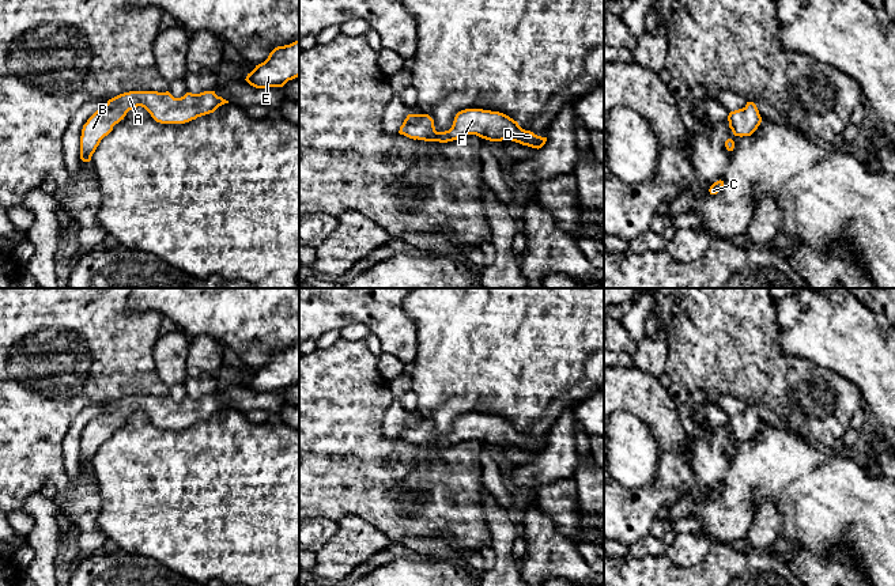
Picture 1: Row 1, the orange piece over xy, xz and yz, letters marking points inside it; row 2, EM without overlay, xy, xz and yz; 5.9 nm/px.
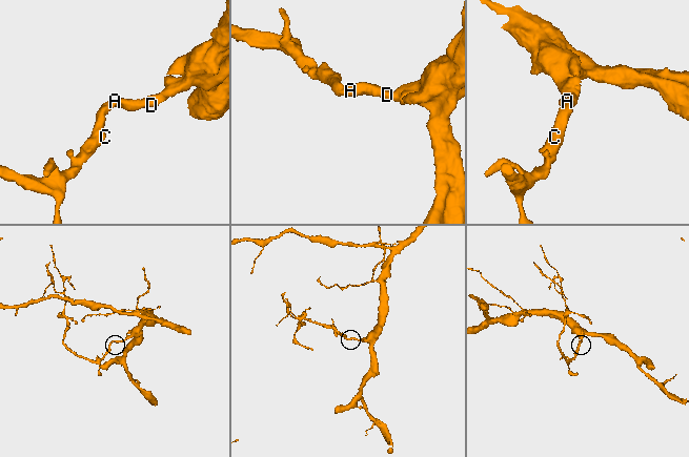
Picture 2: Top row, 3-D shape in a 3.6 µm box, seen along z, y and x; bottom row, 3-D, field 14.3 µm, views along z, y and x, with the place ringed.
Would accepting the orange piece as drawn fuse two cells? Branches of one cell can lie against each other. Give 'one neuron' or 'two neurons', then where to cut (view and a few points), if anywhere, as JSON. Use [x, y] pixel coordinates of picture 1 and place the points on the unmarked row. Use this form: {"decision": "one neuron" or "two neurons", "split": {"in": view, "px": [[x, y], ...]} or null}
{"decision": "one neuron", "split": null}

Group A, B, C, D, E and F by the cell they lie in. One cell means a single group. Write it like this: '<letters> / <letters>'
A B C D E F

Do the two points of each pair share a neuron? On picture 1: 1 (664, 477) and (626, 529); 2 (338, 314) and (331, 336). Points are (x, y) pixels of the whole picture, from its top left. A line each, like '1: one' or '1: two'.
1: one
2: two

